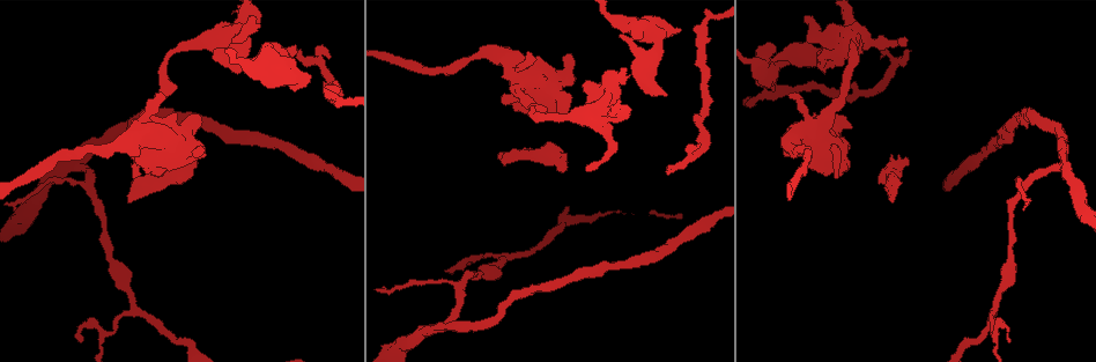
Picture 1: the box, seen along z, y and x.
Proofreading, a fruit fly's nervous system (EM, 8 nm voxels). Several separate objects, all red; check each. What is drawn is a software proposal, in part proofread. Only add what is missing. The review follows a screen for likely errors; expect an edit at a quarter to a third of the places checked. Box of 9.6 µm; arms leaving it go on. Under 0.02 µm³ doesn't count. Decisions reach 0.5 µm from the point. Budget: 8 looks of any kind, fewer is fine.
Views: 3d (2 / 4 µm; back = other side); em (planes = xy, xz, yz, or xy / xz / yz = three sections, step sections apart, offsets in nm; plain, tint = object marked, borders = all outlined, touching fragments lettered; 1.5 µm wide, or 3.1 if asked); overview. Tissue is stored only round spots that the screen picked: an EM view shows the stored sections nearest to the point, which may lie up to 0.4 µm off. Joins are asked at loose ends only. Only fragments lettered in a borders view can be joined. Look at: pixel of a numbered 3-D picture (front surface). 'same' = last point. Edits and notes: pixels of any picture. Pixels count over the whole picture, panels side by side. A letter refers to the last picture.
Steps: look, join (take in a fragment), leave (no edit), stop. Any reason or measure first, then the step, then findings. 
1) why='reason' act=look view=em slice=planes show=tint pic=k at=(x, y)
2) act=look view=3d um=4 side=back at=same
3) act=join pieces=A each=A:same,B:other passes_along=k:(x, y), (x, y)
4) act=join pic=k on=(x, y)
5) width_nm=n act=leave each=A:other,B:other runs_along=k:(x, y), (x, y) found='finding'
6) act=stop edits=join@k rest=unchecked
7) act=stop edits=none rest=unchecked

why='free end' act=look view=3d um=4 pic=1 at=(667, 174)

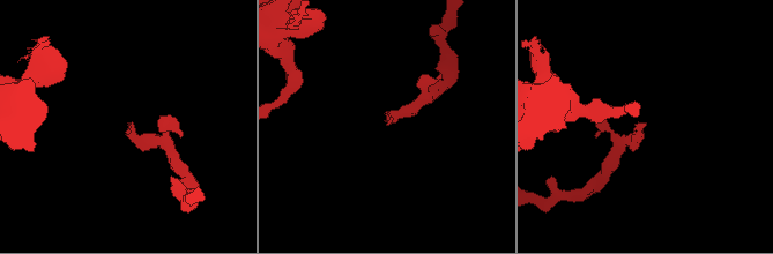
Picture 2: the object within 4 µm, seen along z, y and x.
act=look view=em slice=planes show=borders pic=2 at=(644, 124)

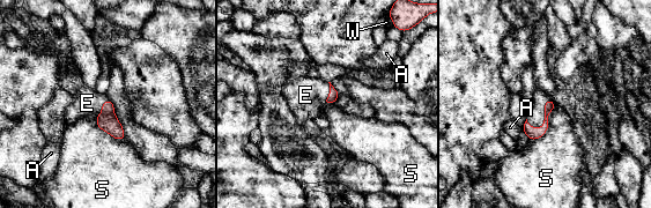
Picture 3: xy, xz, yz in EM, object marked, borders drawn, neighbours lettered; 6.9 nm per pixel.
act=join pieces=E each=A:other,E:same,S:other,W:other passes_along=3:(533, 133), (544, 117), (535, 114) found='the neuron continues'

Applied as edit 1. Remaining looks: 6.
act=look view=overview

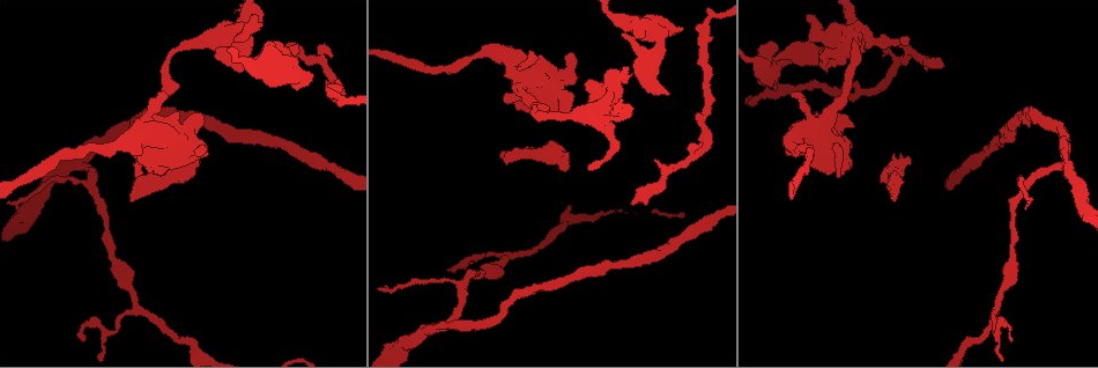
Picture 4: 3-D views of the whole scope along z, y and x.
why='free end' act=look view=3d um=4 side=back pic=4 at=(667, 91)

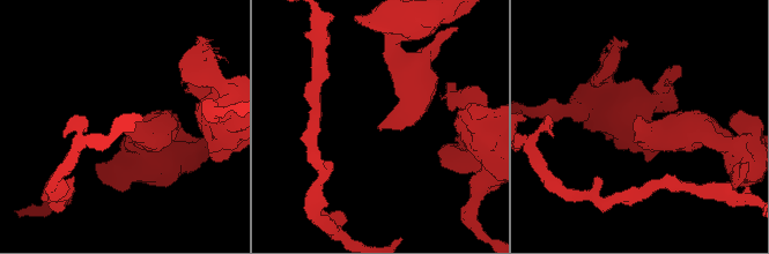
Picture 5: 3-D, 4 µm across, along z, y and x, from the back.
act=look view=em slice=planes show=borders pic=5 at=(379, 127)

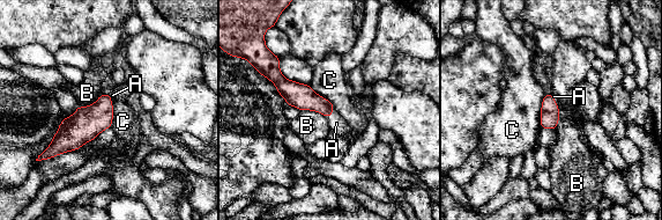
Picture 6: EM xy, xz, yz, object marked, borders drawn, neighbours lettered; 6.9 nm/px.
act=join pieces=A each=A:same,B:other,C:other found='the neuron continues'

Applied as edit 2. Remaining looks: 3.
why='branch stops here' act=look view=em slice=planes show=tint pic=4 at=(908, 157)

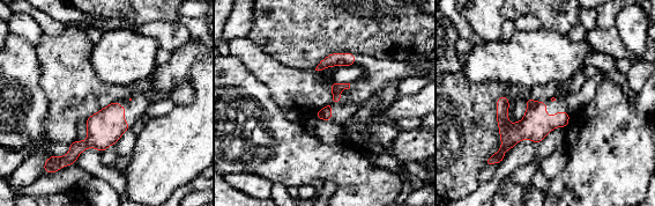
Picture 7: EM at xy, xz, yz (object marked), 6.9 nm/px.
act=look view=em slice=planes show=borders at=same

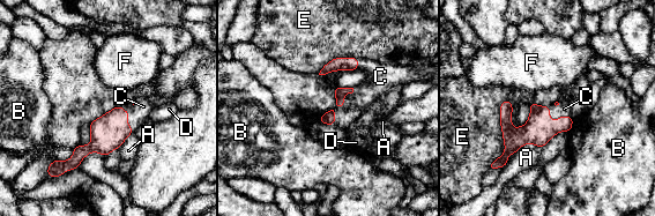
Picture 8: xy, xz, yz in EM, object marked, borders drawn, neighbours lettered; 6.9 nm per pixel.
act=join pieces=C each=A:other,B:other,C:same,D:other,E:other,F:other found='it goes on there'

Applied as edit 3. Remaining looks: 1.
act=stop edits=join@3,join@6,join@8 rest=unchecked

